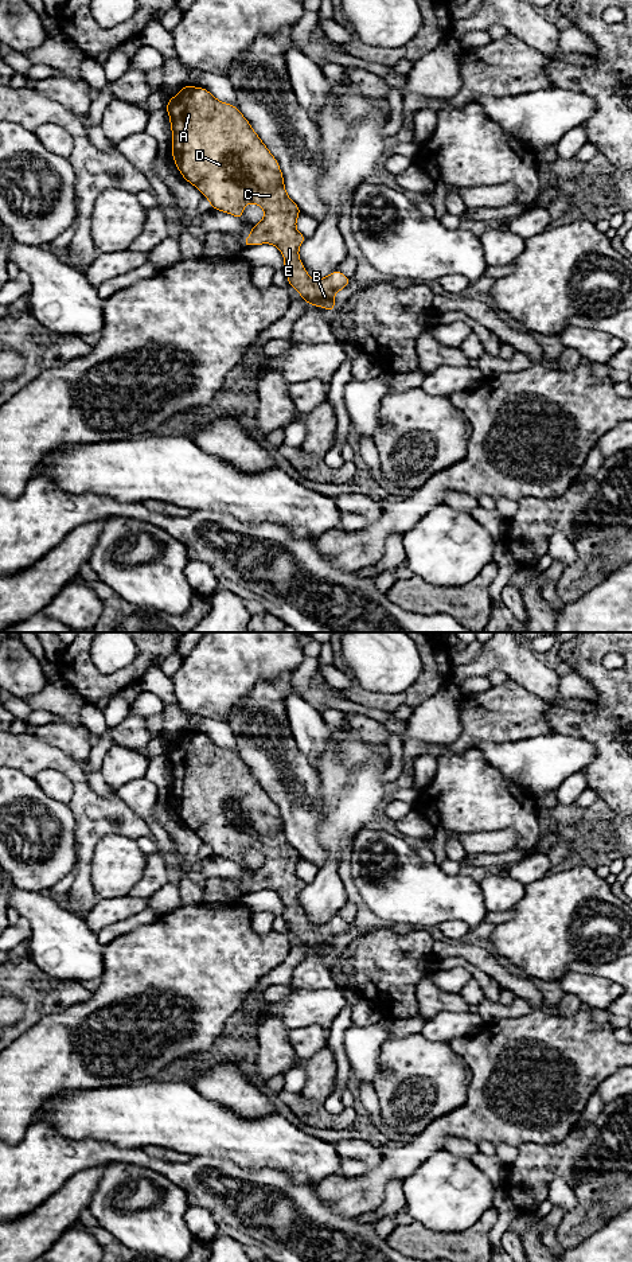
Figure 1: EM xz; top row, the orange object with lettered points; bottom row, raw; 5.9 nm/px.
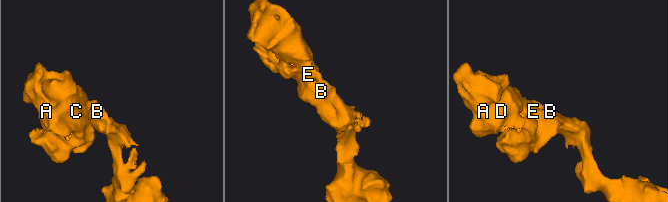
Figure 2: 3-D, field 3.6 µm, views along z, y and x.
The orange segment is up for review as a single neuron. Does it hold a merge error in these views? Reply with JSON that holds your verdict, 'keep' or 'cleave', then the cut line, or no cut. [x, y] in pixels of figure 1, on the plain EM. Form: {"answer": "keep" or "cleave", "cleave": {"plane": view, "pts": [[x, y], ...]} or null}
{"answer": "keep", "cleave": null}

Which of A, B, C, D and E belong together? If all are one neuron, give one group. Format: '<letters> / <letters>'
A B C D E

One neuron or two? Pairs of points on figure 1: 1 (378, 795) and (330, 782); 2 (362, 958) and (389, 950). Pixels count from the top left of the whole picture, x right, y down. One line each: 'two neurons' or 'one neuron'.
1: one neuron
2: one neuron

